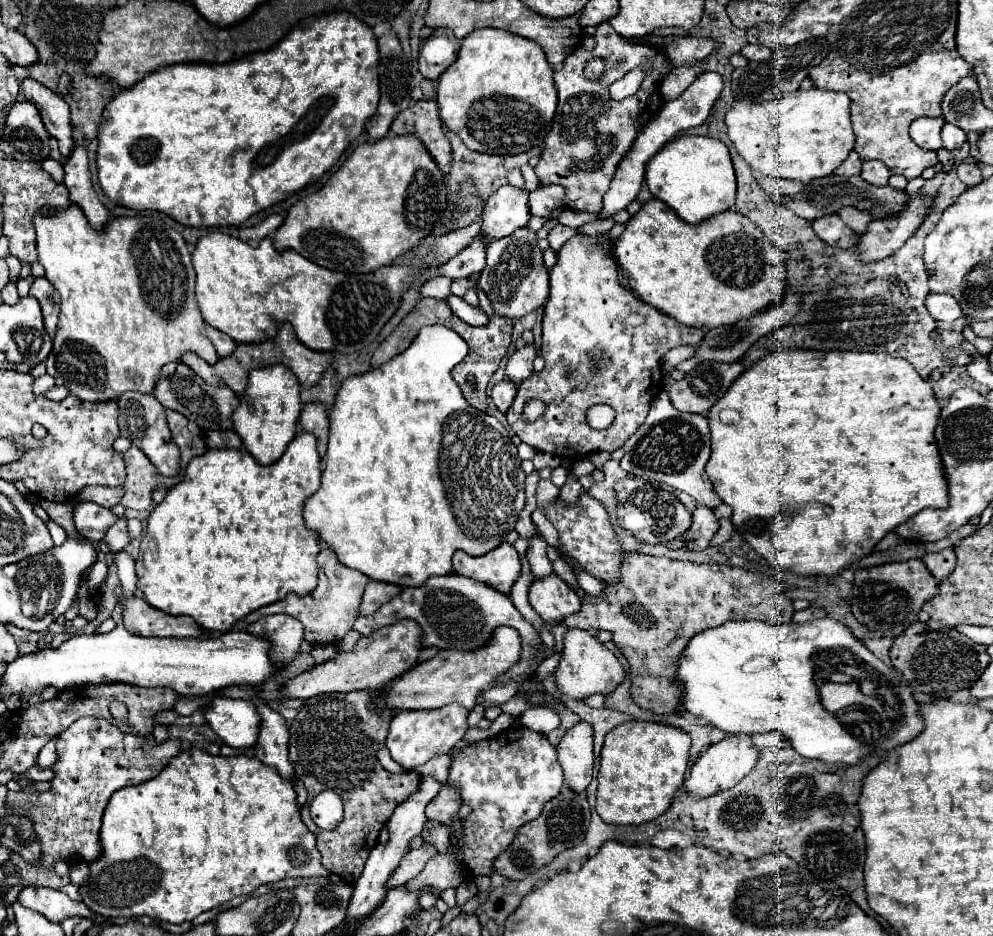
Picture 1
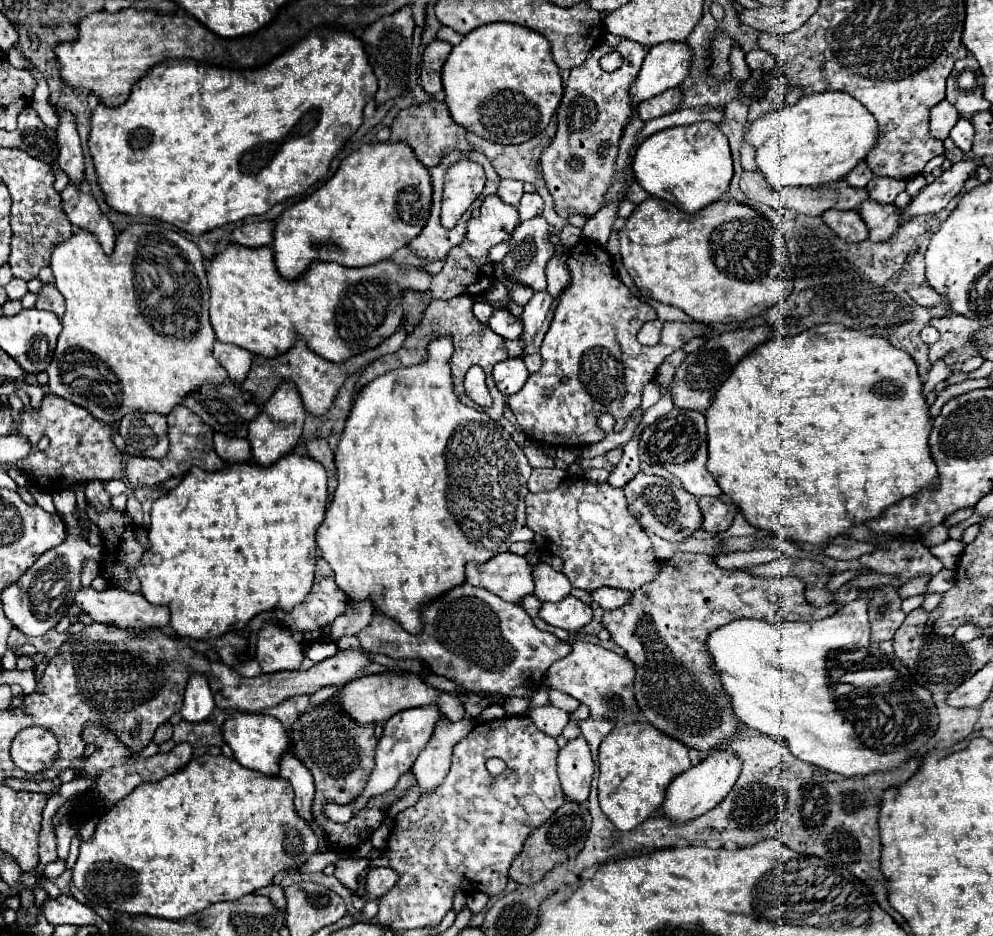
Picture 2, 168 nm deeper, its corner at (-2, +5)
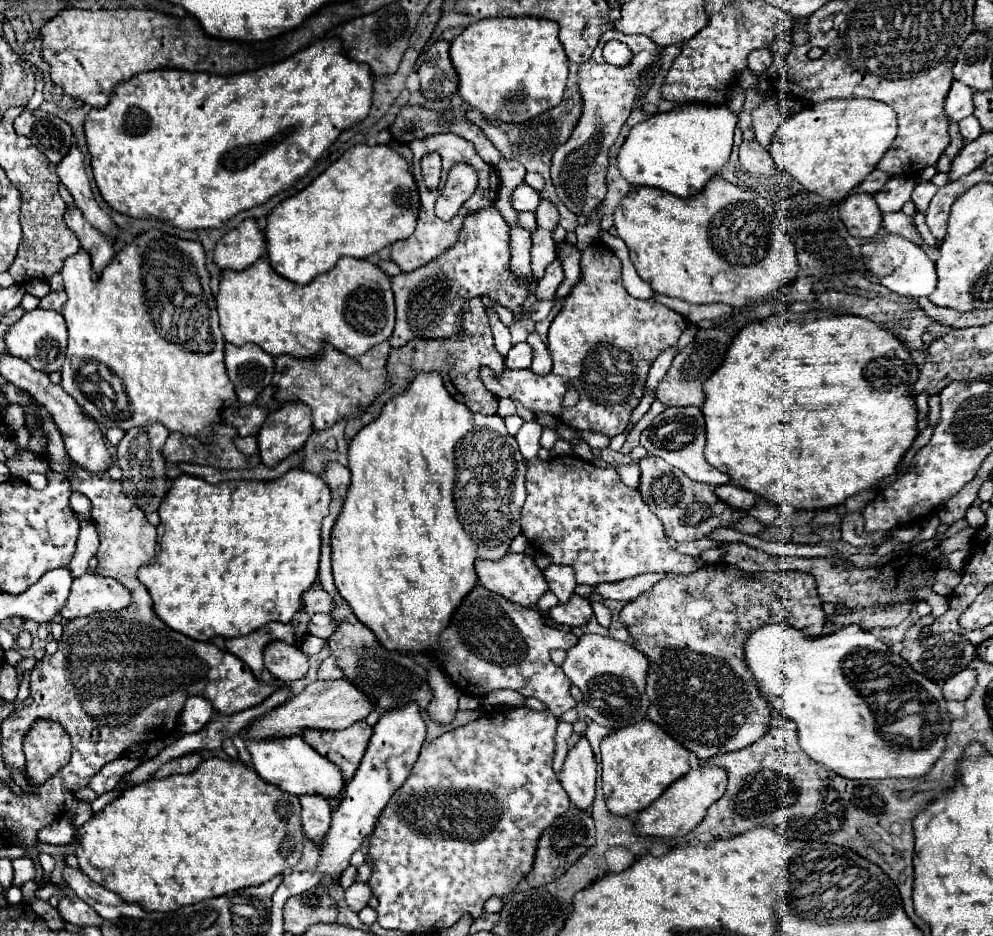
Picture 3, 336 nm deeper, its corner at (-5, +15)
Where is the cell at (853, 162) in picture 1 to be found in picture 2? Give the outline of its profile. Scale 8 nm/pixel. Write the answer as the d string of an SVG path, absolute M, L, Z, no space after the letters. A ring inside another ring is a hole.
M861 162L849 176L847 176L847 184L851 188L865 188L867 182L873 178L873 172L869 170L869 166L865 162Z

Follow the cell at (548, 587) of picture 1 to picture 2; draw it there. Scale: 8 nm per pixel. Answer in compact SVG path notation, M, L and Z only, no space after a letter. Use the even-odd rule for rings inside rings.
M567 596L561 602L545 602L541 606L539 616L553 628L577 632L579 628L583 628L591 622L593 610L591 610L591 606L583 604L575 596Z

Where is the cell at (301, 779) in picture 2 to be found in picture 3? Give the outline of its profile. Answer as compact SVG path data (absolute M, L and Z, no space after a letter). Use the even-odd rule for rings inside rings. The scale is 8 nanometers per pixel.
M300 796L302 804L302 828L312 842L326 836L332 820L330 802L324 796Z

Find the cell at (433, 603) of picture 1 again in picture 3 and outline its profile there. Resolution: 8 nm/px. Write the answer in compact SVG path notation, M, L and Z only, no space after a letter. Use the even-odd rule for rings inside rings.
M474 586L456 608L450 624L438 640L438 658L442 670L452 682L472 696L484 696L498 688L510 688L522 696L542 700L548 710L560 718L576 706L570 696L570 680L562 668L550 660L550 650L570 650L578 638L572 632L550 628L536 608L526 608L490 592L484 586Z

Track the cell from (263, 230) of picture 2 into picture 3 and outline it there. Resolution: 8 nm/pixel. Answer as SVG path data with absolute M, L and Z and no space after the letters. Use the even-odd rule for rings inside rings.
M254 218L244 220L238 228L224 234L214 250L214 262L220 270L244 270L262 256L266 256L266 236Z

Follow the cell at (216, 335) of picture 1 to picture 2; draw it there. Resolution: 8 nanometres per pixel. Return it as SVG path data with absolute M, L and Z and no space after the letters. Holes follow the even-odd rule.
M215 342L213 354L215 354L217 362L227 370L231 382L239 384L247 378L247 372L251 370L251 360L253 360L251 352L239 348L239 346L225 344L225 342Z

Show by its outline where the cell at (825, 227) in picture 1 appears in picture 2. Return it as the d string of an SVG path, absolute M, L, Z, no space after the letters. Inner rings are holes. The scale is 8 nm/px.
M827 210L823 220L847 242L863 242L869 238L869 228L857 210Z

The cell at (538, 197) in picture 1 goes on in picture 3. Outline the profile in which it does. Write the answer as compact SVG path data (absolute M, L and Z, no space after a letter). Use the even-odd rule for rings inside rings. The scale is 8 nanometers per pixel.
M520 184L512 194L512 206L516 212L524 212L524 210L534 212L538 208L540 200L542 200L540 192L528 184Z

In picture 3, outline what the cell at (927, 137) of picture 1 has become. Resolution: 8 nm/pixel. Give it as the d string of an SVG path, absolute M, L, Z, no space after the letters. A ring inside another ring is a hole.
M952 82L952 88L944 100L944 112L948 122L960 122L962 118L970 116L974 112L972 106L972 94L974 90L962 82Z

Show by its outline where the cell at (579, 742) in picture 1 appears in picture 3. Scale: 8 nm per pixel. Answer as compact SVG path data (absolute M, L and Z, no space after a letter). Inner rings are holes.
M580 736L578 744L568 750L558 780L574 806L586 810L592 804L596 788L596 760L586 736Z

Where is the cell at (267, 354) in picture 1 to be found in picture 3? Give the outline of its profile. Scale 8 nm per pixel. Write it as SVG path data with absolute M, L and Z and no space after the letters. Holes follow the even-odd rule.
M382 342L374 346L370 352L358 358L350 358L340 350L324 344L320 356L314 358L294 358L290 354L282 354L274 358L274 378L272 384L280 392L280 402L300 400L312 408L314 428L324 430L332 426L340 416L348 418L358 414L360 408L368 406L378 392L386 388L386 358L390 352L390 344Z

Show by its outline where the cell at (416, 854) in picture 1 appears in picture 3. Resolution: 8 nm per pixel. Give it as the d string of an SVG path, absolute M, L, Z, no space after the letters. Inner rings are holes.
M354 882L350 888L346 888L346 902L354 912L360 912L372 896L374 892L368 882Z

